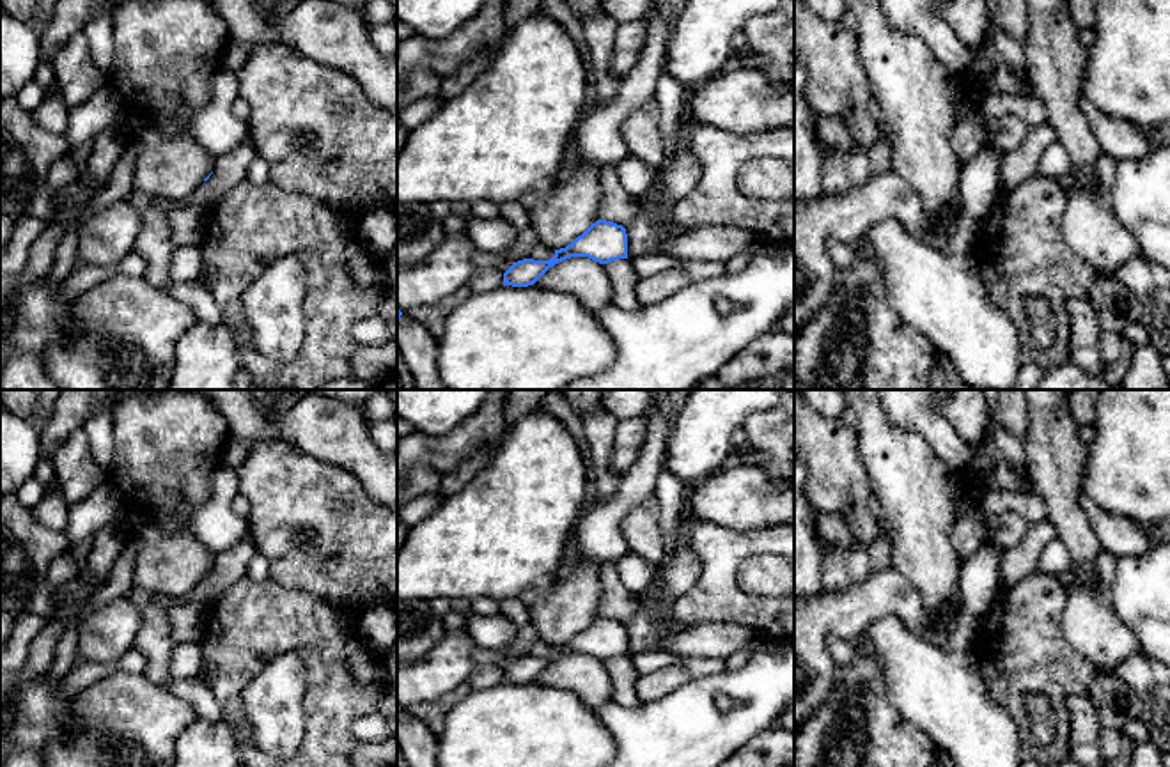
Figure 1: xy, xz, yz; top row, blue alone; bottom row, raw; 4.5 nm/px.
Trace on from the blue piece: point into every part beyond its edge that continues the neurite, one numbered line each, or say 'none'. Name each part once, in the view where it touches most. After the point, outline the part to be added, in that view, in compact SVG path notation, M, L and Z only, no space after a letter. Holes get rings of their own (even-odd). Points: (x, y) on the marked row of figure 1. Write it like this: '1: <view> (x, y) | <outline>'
none

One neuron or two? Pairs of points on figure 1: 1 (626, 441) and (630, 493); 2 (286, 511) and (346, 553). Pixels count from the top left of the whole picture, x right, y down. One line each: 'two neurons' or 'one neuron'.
1: two neurons
2: one neuron

